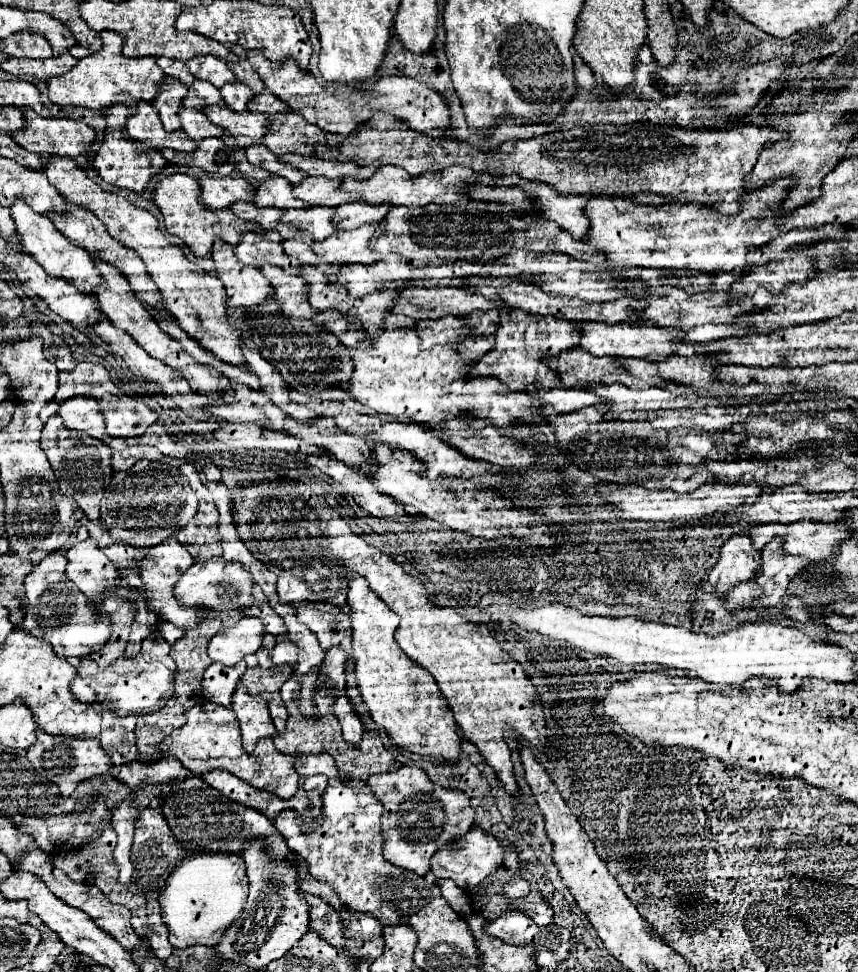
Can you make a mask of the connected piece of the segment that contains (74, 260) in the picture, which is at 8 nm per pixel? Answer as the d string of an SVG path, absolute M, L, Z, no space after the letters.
M20 198L18 202L14 202L14 206L10 206L10 212L16 222L16 230L18 230L24 252L30 254L46 270L48 276L64 278L70 284L76 284L76 290L82 294L94 294L98 286L104 286L102 276L96 270L90 254L86 254L86 250L68 242L68 238L56 230L50 218L42 218L42 214L36 214L34 210L30 210L30 206L26 206L26 202L22 202Z

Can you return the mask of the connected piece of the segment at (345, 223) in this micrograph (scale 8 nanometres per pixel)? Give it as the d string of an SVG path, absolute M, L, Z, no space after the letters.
M344 204L334 210L334 224L340 230L356 230L364 224L376 224L386 216L386 206L370 206L370 204Z

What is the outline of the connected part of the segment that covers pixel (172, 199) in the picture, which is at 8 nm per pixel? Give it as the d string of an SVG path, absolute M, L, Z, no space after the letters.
M172 174L164 178L158 188L154 190L154 204L160 208L164 216L164 224L170 234L184 240L184 244L192 250L196 258L204 258L210 254L214 240L222 239L225 242L236 246L240 242L240 235L243 231L263 231L257 224L247 224L228 209L210 210L200 196L200 182L186 174Z

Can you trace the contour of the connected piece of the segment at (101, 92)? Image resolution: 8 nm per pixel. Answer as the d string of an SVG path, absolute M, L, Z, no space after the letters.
M100 32L104 46L88 58L78 60L78 66L62 78L48 82L48 98L58 106L82 106L90 110L104 110L112 104L136 106L138 102L154 102L164 84L164 72L156 64L156 58L126 58L122 54L124 36L118 32Z

